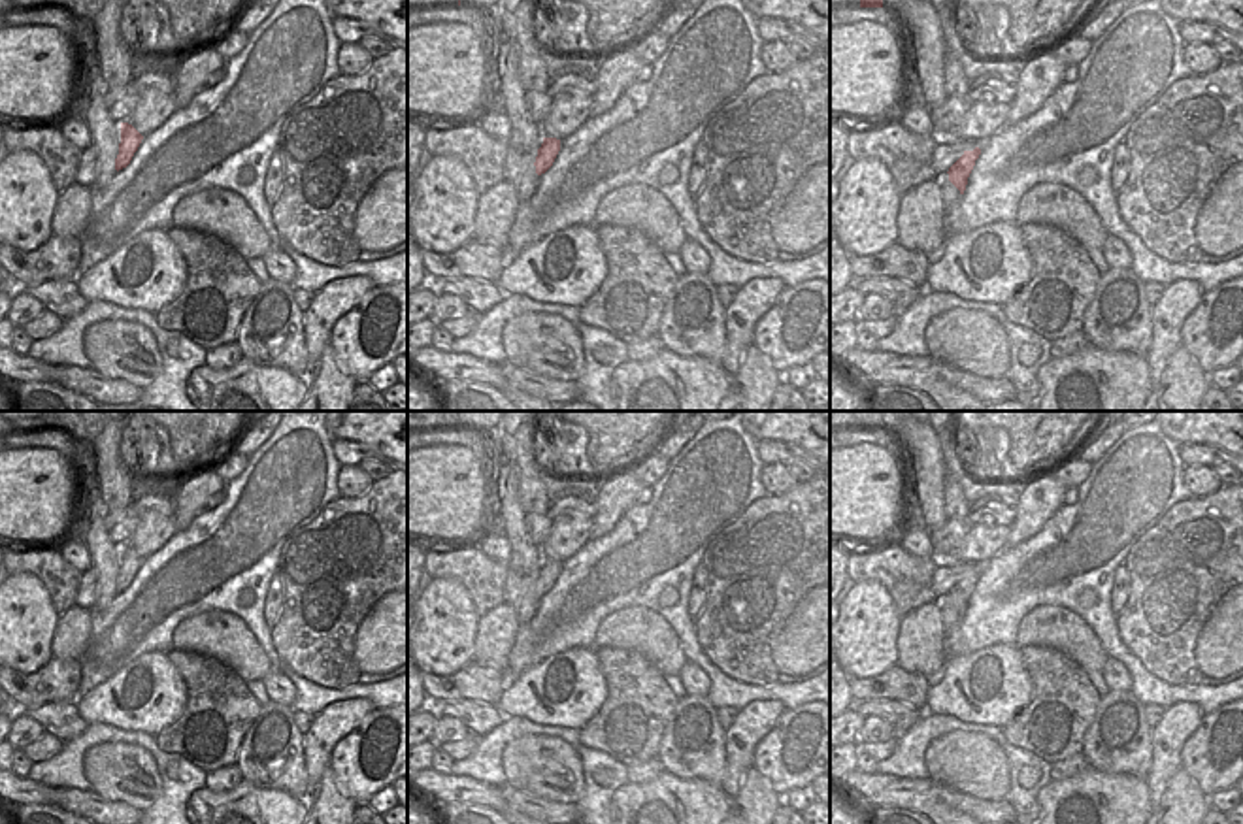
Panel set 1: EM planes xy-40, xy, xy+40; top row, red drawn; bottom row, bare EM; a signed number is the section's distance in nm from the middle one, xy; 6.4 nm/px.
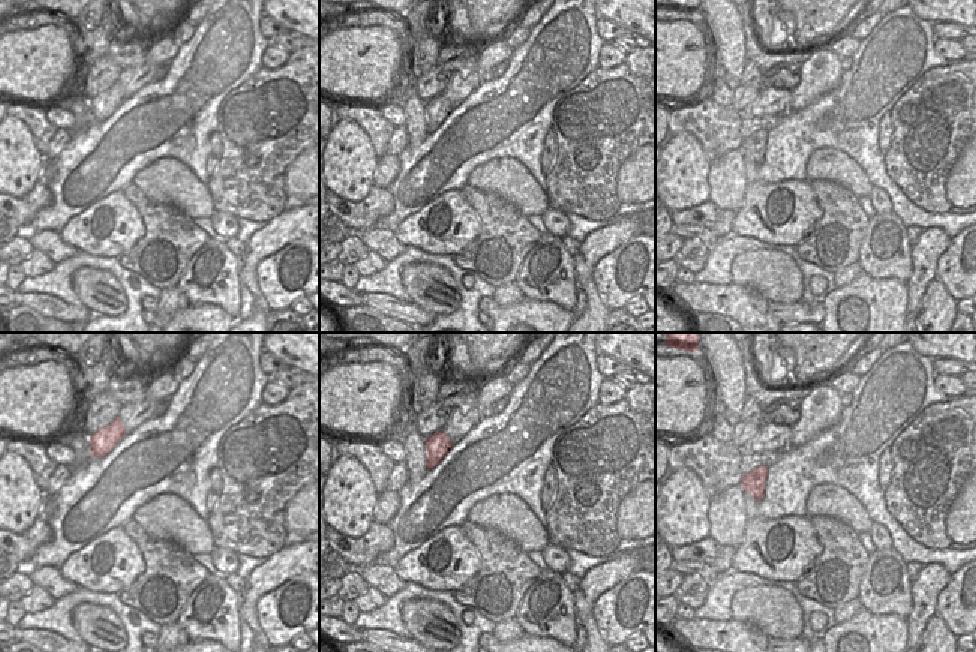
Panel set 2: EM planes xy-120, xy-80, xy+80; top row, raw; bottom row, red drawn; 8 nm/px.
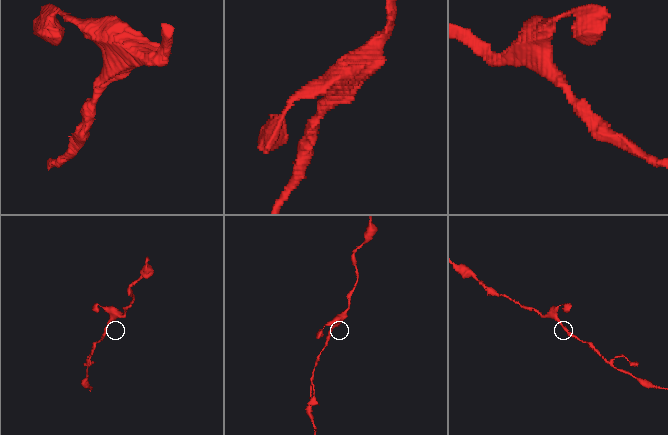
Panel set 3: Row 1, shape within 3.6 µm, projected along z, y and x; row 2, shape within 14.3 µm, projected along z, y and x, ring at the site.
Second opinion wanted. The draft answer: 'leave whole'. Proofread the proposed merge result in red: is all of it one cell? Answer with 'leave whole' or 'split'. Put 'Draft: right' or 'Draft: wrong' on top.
Draft: right
leave whole

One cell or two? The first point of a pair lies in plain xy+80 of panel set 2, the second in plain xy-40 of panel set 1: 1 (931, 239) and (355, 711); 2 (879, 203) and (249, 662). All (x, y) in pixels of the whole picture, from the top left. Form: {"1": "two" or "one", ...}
{"1": "one", "2": "two"}

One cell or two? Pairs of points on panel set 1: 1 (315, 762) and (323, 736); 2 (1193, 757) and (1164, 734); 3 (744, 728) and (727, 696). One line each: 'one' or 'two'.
1: one
2: two
3: two

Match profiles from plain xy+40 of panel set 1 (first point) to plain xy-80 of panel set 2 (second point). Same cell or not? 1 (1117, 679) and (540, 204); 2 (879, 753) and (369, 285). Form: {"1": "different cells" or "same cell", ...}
{"1": "different cells", "2": "different cells"}

